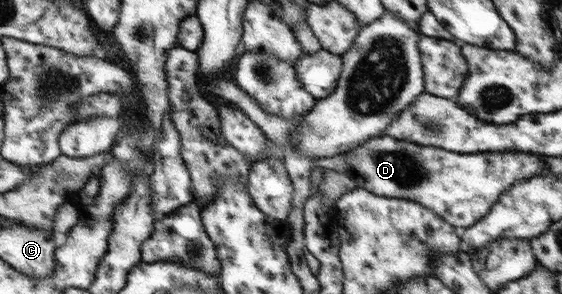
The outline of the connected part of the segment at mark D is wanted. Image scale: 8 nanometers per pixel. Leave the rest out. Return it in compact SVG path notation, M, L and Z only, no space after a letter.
M391 135L372 137L357 148L346 152L345 173L356 183L357 187L370 190L371 193L411 199L432 209L439 217L452 226L462 228L477 224L497 204L499 196L513 184L540 175L546 168L546 158L537 153L473 153L461 155L439 146L419 145L411 141L401 141Z

